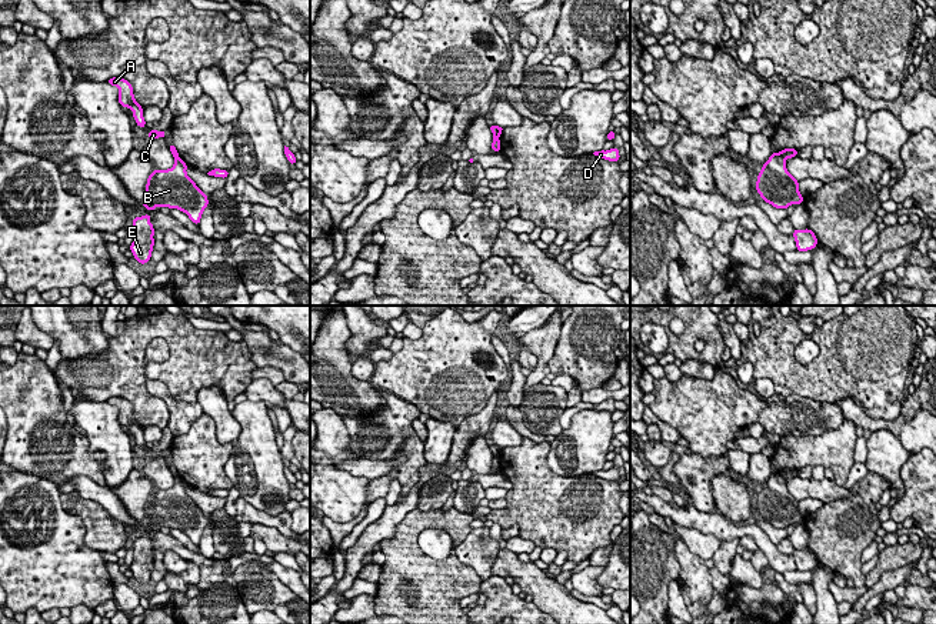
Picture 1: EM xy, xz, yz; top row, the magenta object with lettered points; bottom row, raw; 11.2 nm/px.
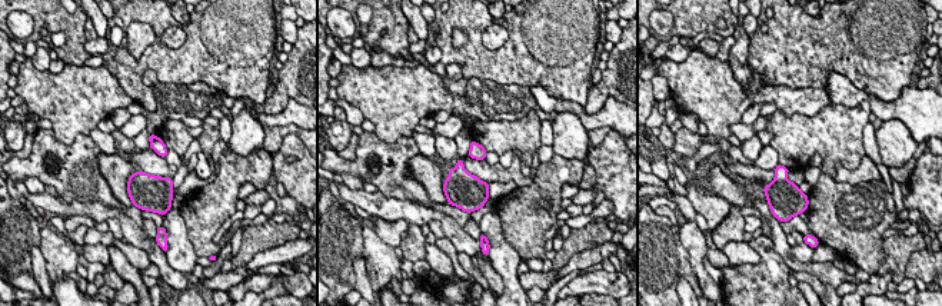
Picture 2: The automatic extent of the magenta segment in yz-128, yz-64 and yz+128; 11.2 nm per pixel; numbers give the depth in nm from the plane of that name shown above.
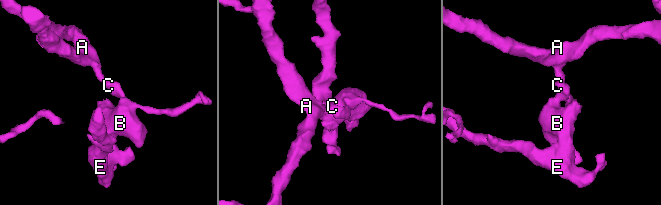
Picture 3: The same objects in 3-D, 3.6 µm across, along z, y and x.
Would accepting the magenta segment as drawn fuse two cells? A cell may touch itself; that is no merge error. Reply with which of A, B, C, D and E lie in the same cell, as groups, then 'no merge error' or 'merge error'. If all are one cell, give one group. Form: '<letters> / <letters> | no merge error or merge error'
A C / B D E | merge error

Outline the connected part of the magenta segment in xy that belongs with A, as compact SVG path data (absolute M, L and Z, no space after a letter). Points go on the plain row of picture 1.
M111 397L107 400L107 403L119 408L117 420L121 427L133 430L133 437L136 440L136 444L141 448L146 447L146 441L143 437L143 427L134 418L131 403L121 397Z

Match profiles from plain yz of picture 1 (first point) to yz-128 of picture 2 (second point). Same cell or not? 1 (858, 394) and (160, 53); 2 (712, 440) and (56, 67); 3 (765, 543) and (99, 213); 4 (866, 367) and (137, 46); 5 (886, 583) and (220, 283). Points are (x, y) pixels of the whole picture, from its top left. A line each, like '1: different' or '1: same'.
1: same
2: different
3: same
4: different
5: different

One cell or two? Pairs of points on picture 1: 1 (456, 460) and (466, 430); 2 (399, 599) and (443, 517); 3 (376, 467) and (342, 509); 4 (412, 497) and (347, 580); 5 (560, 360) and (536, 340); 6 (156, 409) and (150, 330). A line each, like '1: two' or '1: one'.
1: one
2: one
3: two
4: one
5: two
6: one

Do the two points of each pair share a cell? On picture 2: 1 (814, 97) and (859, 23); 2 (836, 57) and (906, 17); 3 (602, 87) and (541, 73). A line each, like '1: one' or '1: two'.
1: two
2: one
3: two

